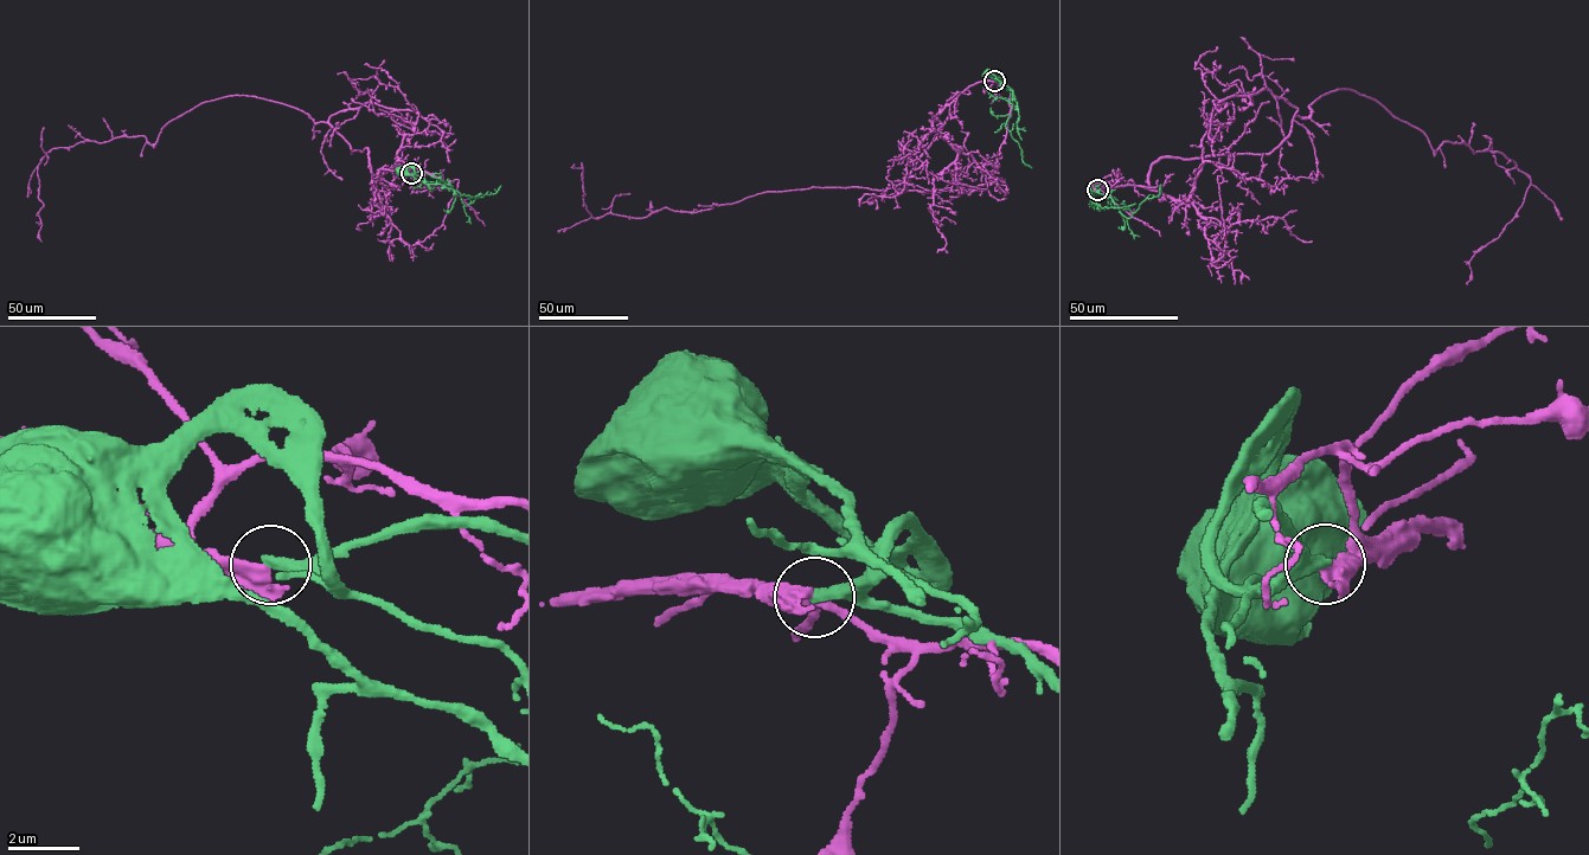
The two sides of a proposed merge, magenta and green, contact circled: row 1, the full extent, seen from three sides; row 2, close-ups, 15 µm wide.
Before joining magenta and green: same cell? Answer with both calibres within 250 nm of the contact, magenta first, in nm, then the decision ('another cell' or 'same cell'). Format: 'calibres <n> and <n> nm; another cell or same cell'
calibres 480 and 320 nm; another cell

